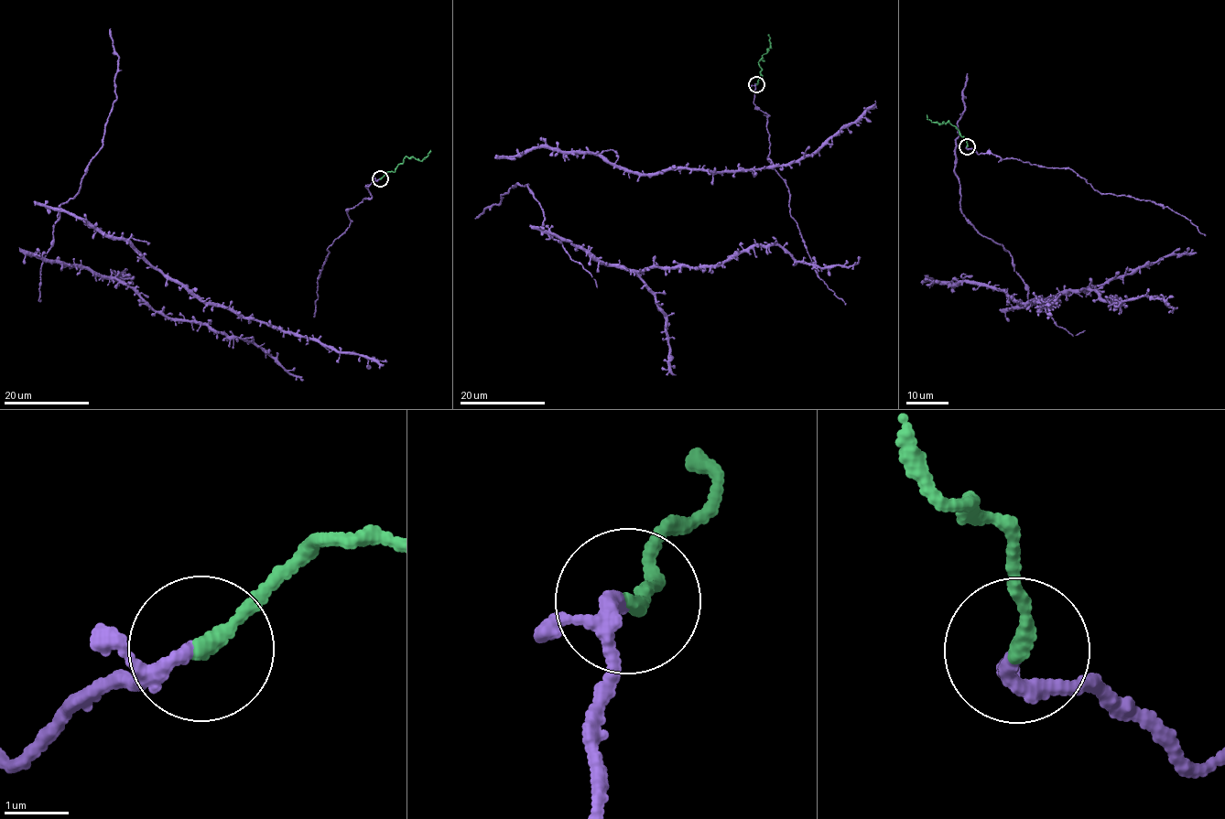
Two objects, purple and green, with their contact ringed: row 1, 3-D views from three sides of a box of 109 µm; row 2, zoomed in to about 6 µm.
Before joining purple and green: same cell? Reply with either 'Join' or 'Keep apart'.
Join

